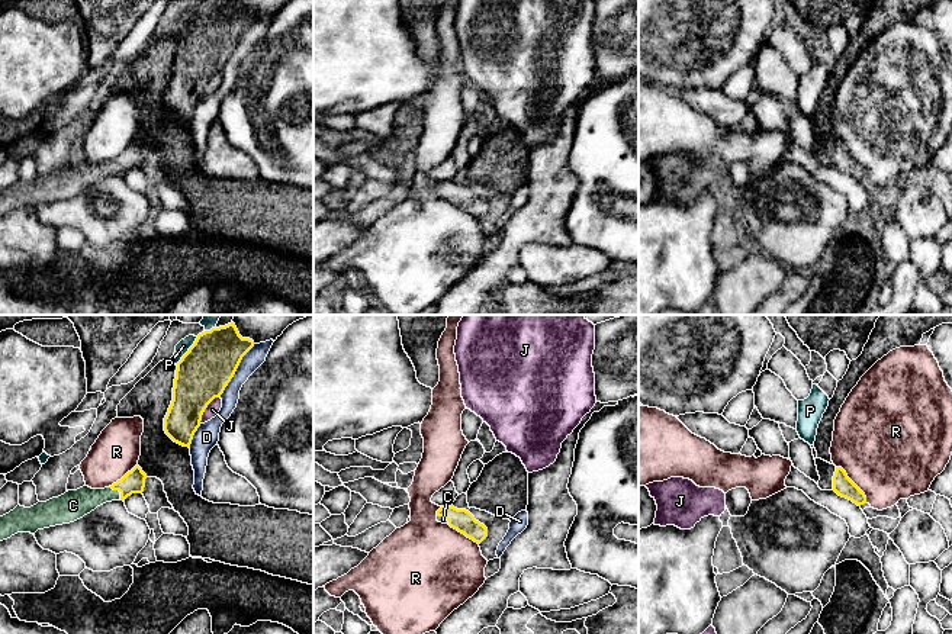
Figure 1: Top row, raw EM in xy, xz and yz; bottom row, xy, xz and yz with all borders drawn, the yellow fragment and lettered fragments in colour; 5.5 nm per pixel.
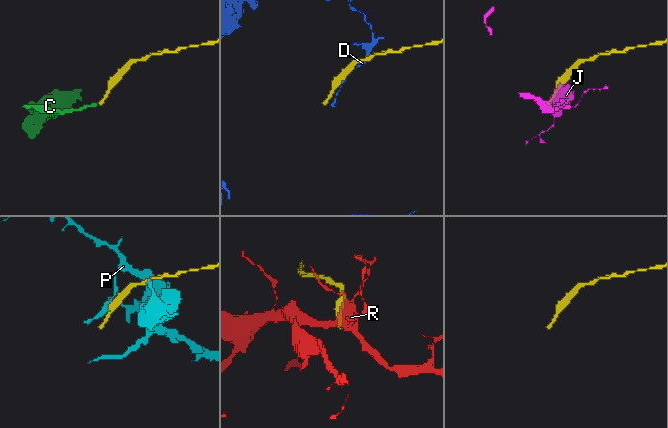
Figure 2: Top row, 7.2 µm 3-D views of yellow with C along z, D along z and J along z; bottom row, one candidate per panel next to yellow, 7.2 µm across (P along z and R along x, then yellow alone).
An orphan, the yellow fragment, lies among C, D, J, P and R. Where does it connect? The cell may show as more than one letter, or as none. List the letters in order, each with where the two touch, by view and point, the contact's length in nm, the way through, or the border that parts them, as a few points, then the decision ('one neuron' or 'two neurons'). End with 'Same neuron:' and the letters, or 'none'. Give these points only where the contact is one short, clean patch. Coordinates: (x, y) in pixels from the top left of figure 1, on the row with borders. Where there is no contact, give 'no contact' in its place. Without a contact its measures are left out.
C: contact xy (118, 489); length 100 nm; way xy (134, 482), (118, 489), (76, 504); one neuron
D: contact xy (235, 370); length 340 nm; two neurons
J: contact xy (206, 406); length 200 nm; two neurons
P: contact xy (187, 351); length 200 nm; border xy (198, 337), (176, 364); two neurons
R: contact yz (854, 483); length 260 nm; two neurons
Same neuron: C

